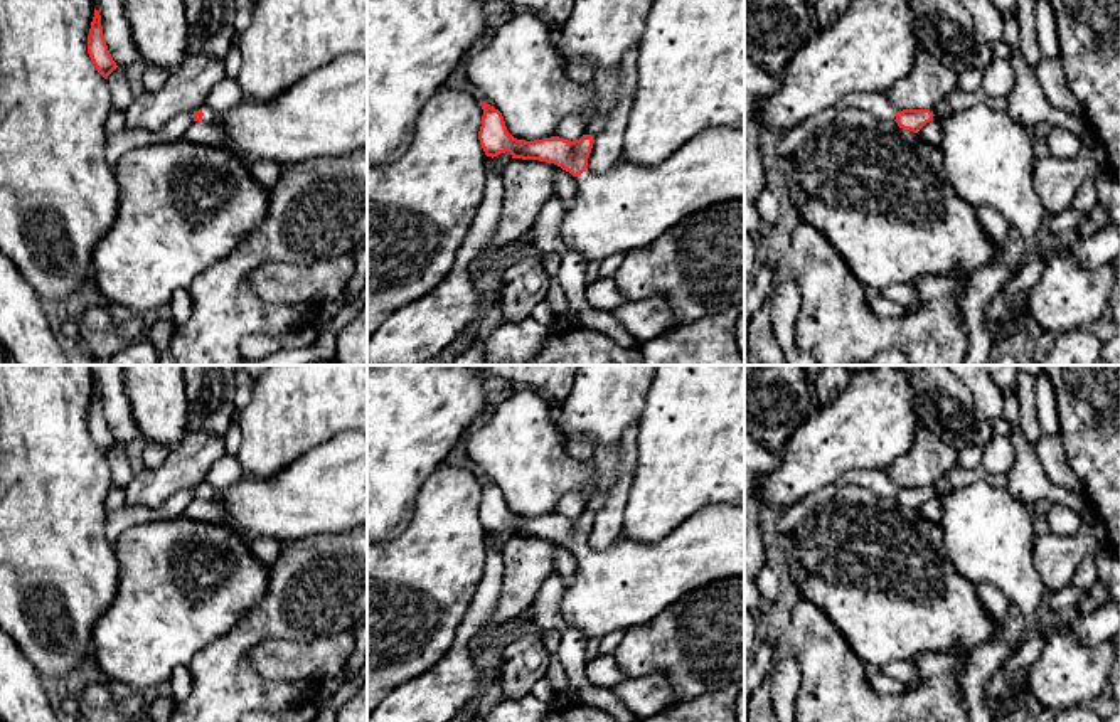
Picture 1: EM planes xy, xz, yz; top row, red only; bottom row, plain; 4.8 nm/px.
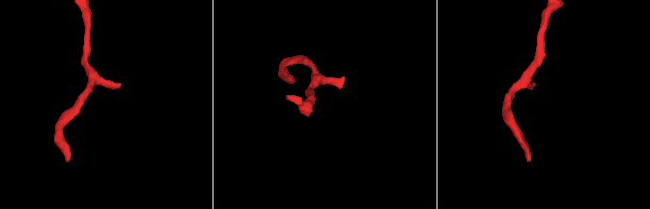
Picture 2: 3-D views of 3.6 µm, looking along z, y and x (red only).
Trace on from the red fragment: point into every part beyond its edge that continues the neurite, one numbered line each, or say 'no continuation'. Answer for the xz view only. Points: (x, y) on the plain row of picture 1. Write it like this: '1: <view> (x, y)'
1: xz (630, 583)

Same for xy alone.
1: xy (325, 490)

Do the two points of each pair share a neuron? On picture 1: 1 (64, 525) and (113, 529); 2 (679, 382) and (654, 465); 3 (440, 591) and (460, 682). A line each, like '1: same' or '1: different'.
1: different
2: same
3: different

